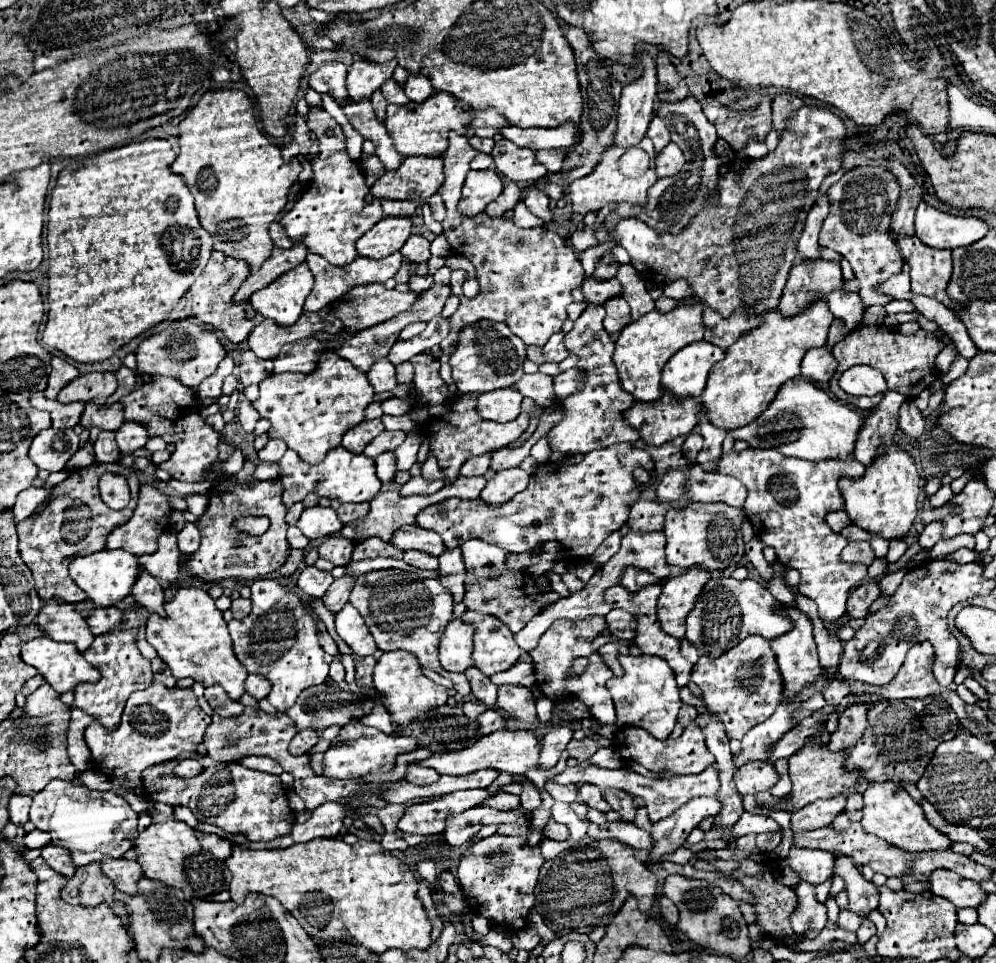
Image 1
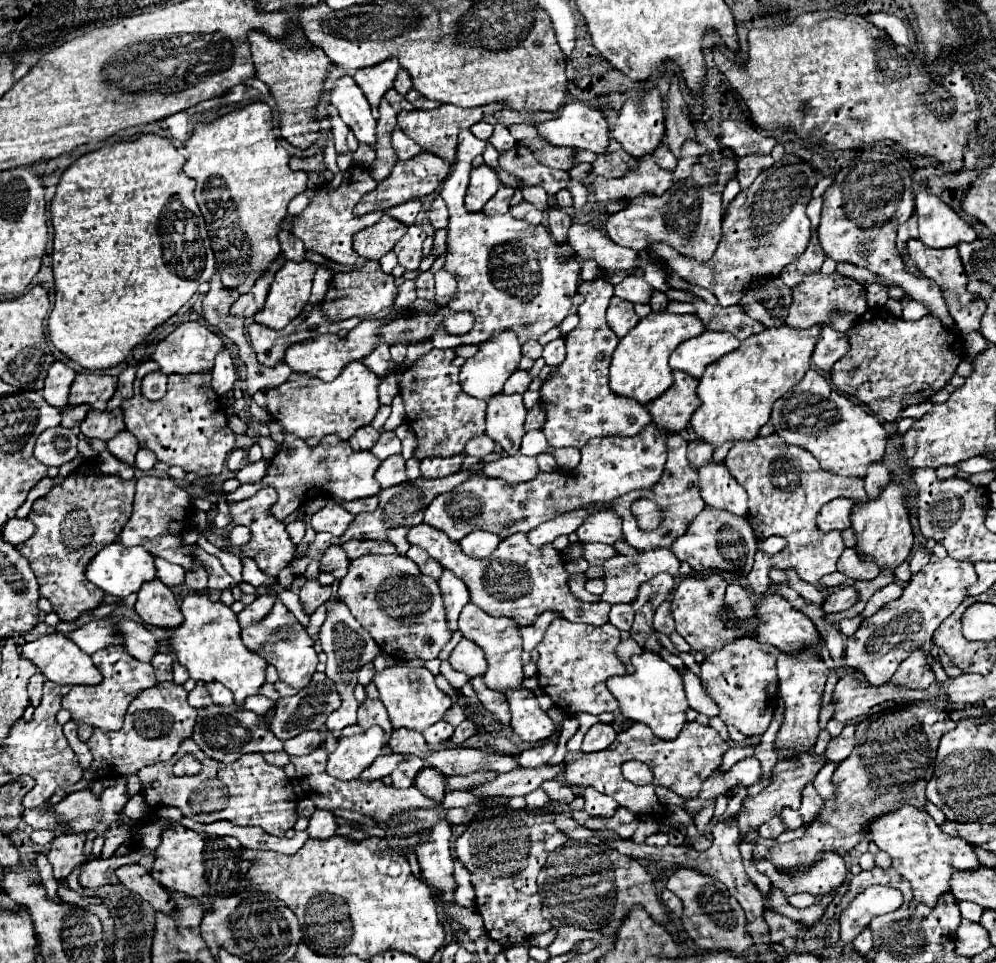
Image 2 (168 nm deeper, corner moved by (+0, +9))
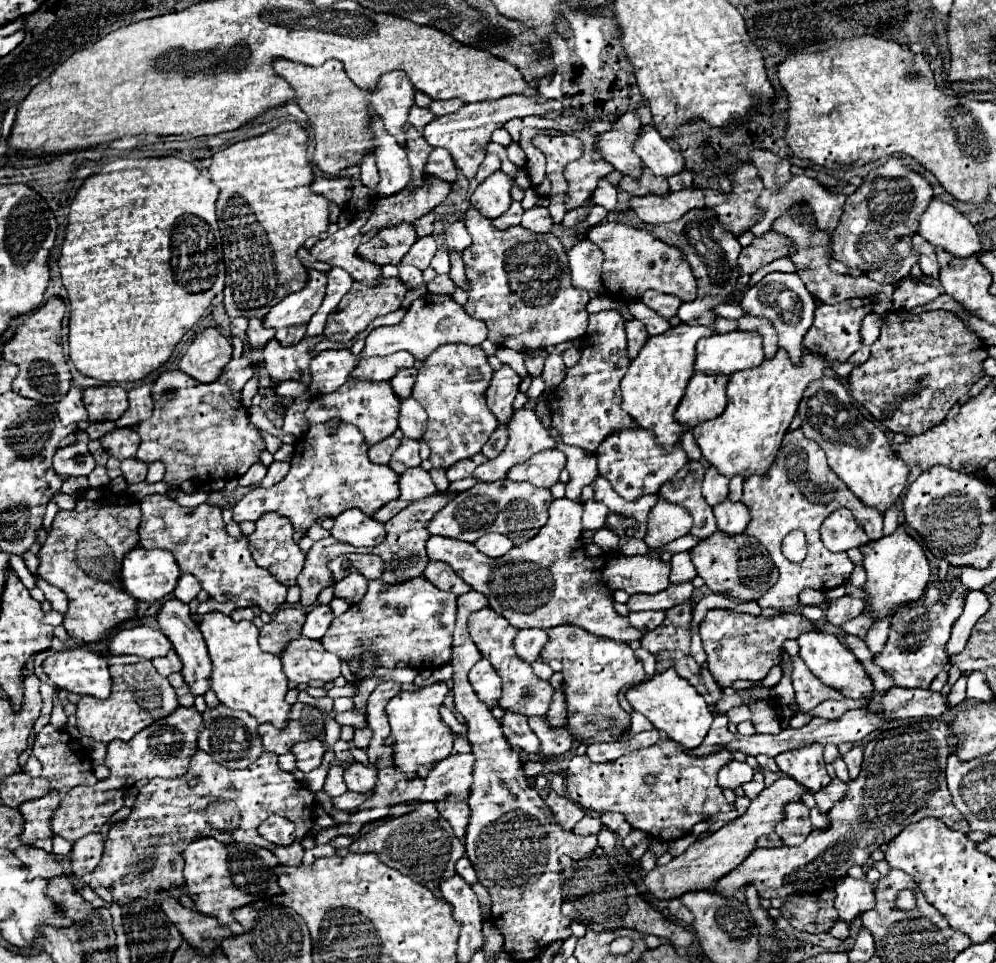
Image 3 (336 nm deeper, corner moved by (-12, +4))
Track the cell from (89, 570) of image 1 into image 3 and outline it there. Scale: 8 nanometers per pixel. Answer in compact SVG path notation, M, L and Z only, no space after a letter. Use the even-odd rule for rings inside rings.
M134 548L122 562L122 584L140 602L156 602L174 592L182 570L172 552L164 548Z

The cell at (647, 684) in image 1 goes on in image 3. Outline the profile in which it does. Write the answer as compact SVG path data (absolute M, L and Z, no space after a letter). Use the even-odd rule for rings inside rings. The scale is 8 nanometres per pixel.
M672 668L666 670L664 674L656 674L654 678L646 680L644 684L638 684L632 690L628 690L626 700L630 702L630 706L634 710L644 714L654 724L656 730L664 732L670 740L680 742L686 748L700 746L714 720L712 712L708 710L704 698L696 692L696 688L688 680L680 678L676 674L676 670L672 670Z

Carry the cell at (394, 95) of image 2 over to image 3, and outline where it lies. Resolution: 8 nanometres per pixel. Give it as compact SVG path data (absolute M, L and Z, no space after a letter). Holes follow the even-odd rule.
M414 106L414 108L410 110L408 122L410 122L412 126L416 126L416 128L422 132L422 130L424 130L424 126L426 126L426 124L430 124L434 118L436 118L436 116L434 116L432 112L428 112L428 108L420 108L420 106Z

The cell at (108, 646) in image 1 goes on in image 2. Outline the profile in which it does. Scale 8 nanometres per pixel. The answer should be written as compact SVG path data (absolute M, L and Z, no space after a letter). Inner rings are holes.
M110 645L92 655L94 665L102 671L104 679L98 685L74 685L68 695L62 697L62 707L72 713L72 719L78 723L88 723L92 727L100 727L104 731L114 731L122 727L126 707L130 705L130 699L146 687L152 687L156 683L154 667L150 663L142 663L136 657L128 655L122 645Z

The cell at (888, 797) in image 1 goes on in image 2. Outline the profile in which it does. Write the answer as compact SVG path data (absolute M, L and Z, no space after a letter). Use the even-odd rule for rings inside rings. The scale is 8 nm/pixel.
M902 805L896 811L884 813L878 819L870 821L870 833L878 849L886 851L892 857L892 867L906 881L912 883L914 899L920 903L926 903L928 907L934 907L938 895L950 891L948 879L954 871L980 867L970 843L966 843L960 837L942 833L940 827L934 823L934 819L926 811L912 805Z

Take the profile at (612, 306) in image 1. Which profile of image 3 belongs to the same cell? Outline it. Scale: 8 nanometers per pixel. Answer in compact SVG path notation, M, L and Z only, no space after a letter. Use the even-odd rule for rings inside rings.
M632 318L630 322L626 322L626 334L628 334L628 358L634 360L640 348L646 344L648 332L646 328L642 328L642 324L638 324L638 320Z

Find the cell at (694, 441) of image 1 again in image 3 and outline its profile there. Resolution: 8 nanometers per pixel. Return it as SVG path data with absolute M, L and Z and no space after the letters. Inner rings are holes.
M714 468L706 470L704 484L702 484L702 494L710 506L720 504L720 500L726 500L728 496L728 478L720 476L720 472L714 472Z

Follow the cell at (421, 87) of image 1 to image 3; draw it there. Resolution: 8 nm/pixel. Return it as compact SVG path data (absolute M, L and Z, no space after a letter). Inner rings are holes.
M452 98L452 100L434 100L432 106L430 106L430 112L434 112L436 116L446 116L446 114L456 112L462 106L464 106L464 102L458 100L458 98Z

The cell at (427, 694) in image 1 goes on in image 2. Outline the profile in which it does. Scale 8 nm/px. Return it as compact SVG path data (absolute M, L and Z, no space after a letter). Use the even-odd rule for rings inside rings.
M394 661L392 667L384 667L380 673L374 675L374 685L378 687L380 701L388 709L388 717L394 729L408 727L424 731L426 727L440 721L452 707L452 699L436 687L434 675L426 667L408 667L402 661Z

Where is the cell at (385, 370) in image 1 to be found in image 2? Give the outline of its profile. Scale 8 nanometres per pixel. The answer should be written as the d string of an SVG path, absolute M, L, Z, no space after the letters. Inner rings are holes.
M388 371L382 377L382 381L378 385L378 395L380 395L380 403L386 403L386 405L390 405L394 395L398 395L398 379L396 379L394 371Z

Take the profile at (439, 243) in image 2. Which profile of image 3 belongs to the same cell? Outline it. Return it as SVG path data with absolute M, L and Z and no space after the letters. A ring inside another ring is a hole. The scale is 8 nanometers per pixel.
M450 252L450 262L452 262L450 278L456 282L456 286L460 286L462 290L468 292L468 284L464 282L464 280L466 280L466 274L464 274L464 264L462 264L460 254L458 254L458 252Z

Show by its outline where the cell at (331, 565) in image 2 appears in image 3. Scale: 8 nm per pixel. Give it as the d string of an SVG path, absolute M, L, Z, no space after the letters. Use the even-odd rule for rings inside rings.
M356 572L356 574L346 576L346 580L340 580L334 586L334 596L346 600L352 606L352 604L358 604L362 600L362 596L366 594L366 588L368 588L366 578L358 576L358 572Z

